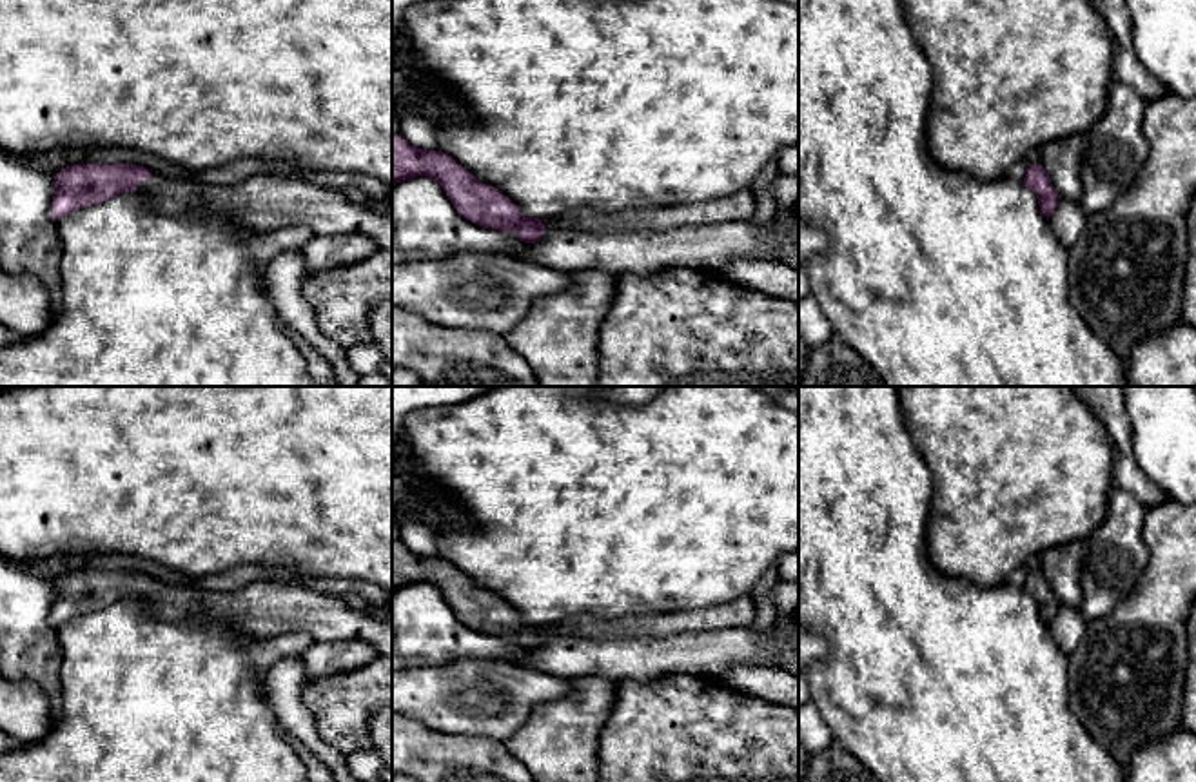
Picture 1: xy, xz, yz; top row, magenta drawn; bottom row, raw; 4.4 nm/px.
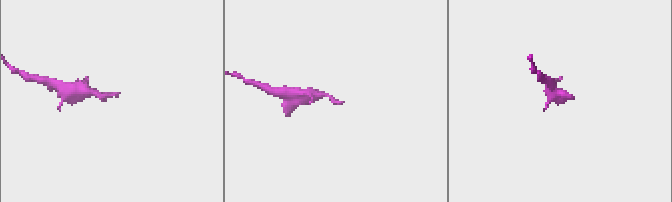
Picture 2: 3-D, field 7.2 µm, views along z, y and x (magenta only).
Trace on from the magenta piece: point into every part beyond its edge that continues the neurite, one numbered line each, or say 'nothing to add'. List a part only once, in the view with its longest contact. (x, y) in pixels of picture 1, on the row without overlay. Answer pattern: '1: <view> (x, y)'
1: xy (264, 606)

